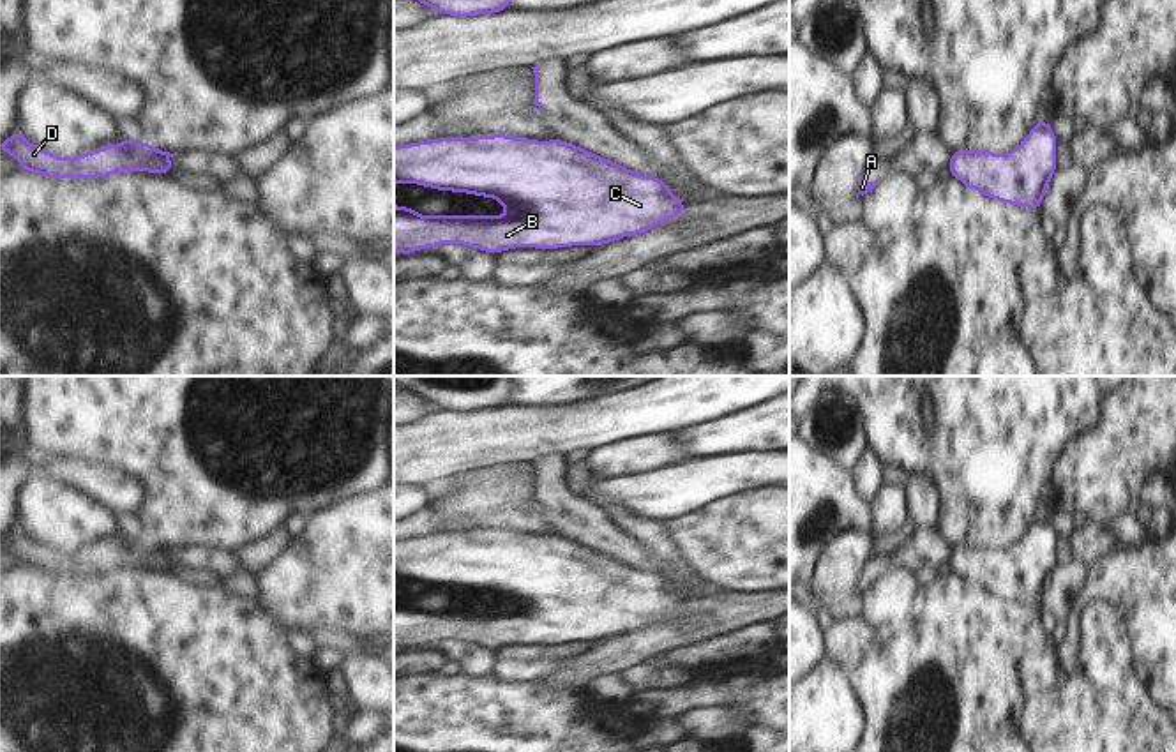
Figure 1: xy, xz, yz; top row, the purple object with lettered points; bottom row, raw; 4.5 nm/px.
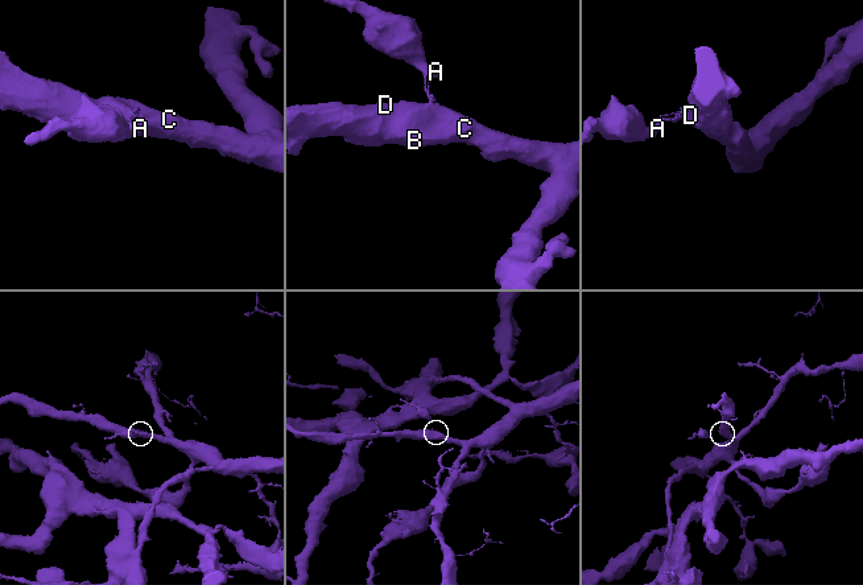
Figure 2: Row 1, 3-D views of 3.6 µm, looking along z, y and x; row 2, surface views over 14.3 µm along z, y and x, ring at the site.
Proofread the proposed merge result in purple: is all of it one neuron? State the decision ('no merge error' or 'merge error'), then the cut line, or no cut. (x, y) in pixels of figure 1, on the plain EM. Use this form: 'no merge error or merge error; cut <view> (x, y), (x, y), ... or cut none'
merge error; cut xy (158, 546), (165, 553)

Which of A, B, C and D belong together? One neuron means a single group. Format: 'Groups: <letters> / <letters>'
Groups: A / B C D.

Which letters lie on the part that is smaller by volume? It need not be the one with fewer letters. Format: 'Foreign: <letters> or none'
Foreign: A

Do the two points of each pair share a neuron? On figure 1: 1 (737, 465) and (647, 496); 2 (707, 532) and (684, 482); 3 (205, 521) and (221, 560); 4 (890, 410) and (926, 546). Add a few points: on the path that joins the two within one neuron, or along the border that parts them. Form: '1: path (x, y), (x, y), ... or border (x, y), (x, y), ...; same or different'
1: path (714, 479), (670, 493); same
2: border (737, 495), (714, 500), (668, 523); different
3: border (177, 548), (203, 546), (233, 553); different
4: border (936, 530), (949, 544); different

